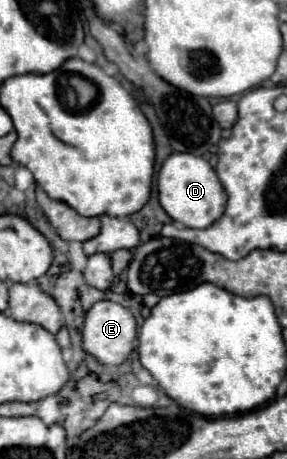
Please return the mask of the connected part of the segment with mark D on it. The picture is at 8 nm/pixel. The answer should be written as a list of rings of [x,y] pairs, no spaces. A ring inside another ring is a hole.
[[[172,153],[158,173],[158,199],[164,211],[188,229],[206,229],[216,223],[226,209],[226,191],[212,165],[192,153]]]

